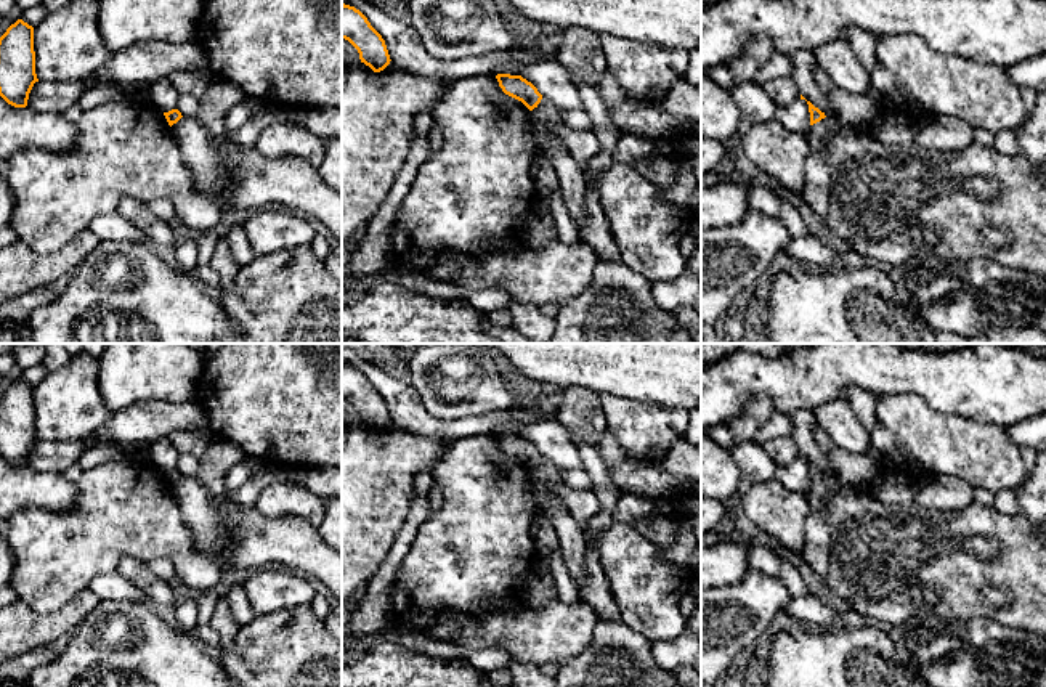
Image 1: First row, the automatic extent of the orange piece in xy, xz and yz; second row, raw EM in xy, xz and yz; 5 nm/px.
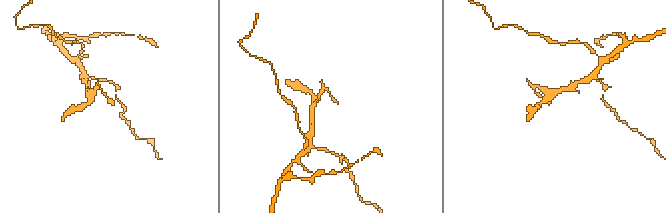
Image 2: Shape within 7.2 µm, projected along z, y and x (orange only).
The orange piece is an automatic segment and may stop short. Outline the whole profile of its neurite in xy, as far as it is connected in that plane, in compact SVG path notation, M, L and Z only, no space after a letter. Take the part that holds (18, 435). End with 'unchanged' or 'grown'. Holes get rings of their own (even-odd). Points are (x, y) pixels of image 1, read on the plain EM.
M18 379L0 396L0 456L26 467L35 441L34 387Z; unchanged

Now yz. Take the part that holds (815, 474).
M810 461L807 464L812 485L807 499L812 509L826 515L833 535L826 581L863 620L900 624L922 615L959 621L980 616L1046 639L1046 547L1024 514L1006 515L980 502L963 510L937 510L916 501L884 504L871 490L826 475Z; grown

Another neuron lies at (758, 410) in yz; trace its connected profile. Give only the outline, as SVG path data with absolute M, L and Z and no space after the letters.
M767 395L751 398L738 416L725 425L738 441L752 441L757 429L775 414L773 400Z

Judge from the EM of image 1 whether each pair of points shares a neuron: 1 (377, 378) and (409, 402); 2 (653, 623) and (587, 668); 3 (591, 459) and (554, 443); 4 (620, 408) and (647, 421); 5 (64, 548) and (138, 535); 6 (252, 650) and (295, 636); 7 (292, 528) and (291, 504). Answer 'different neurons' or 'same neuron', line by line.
1: same neuron
2: different neurons
3: different neurons
4: same neuron
5: same neuron
6: same neuron
7: different neurons

